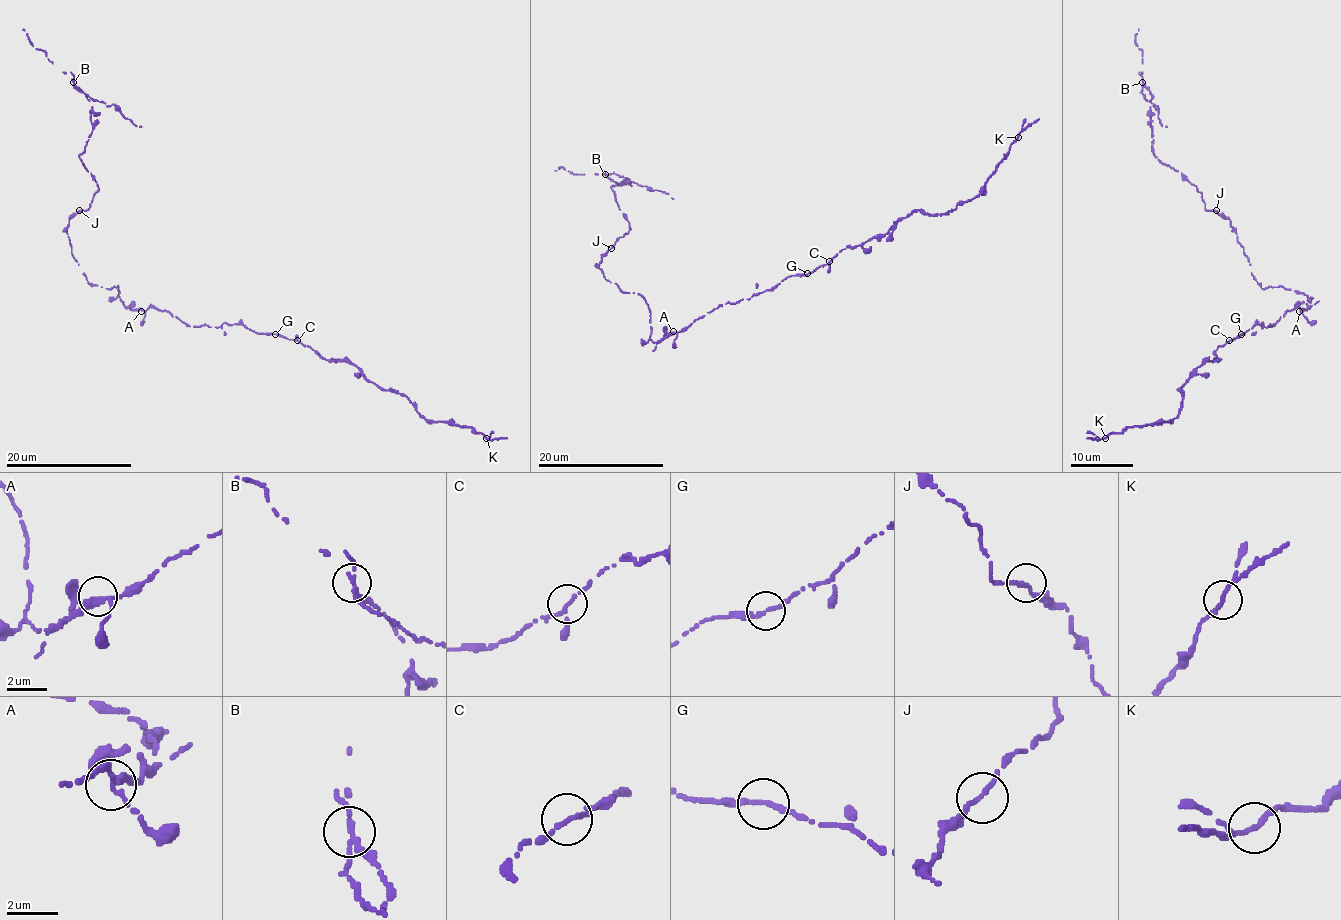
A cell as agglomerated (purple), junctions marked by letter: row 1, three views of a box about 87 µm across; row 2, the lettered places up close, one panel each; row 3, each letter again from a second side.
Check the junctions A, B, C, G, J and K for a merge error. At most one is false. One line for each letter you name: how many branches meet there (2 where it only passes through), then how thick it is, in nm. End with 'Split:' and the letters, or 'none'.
B: 3 branches meet; 180 nm thick
Split: B

